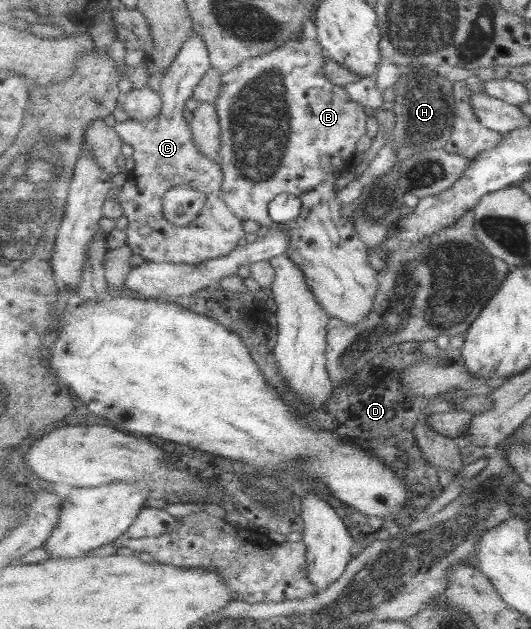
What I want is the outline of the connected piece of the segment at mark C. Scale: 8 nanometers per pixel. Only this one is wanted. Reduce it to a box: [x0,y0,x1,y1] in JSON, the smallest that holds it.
[114,28,246,264]

